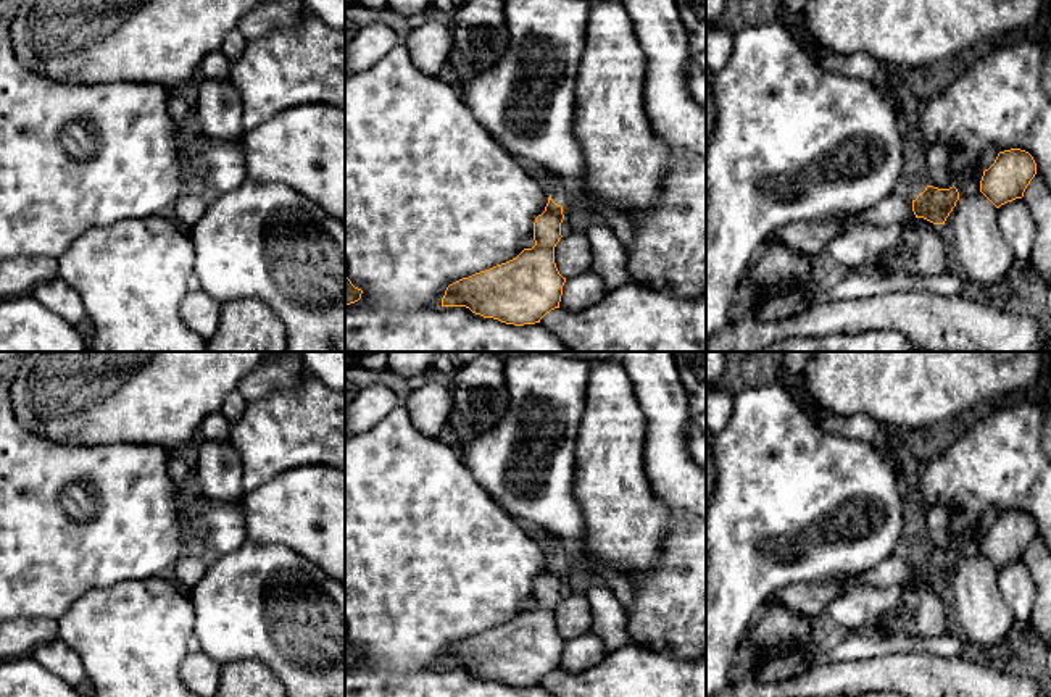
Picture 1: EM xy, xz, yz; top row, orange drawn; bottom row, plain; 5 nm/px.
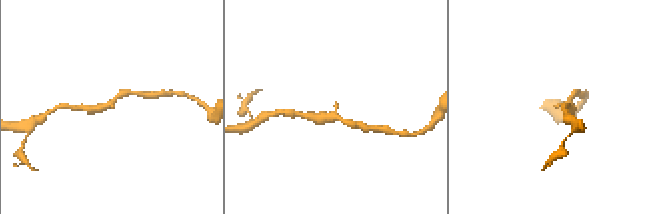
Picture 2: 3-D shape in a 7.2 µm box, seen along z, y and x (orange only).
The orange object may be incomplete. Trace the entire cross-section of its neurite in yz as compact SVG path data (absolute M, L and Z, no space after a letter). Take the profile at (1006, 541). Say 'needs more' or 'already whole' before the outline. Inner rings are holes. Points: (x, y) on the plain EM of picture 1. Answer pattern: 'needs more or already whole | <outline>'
already whole | M1020 510L999 513L995 524L983 532L980 553L996 568L1022 560L1036 536L1033 518Z

